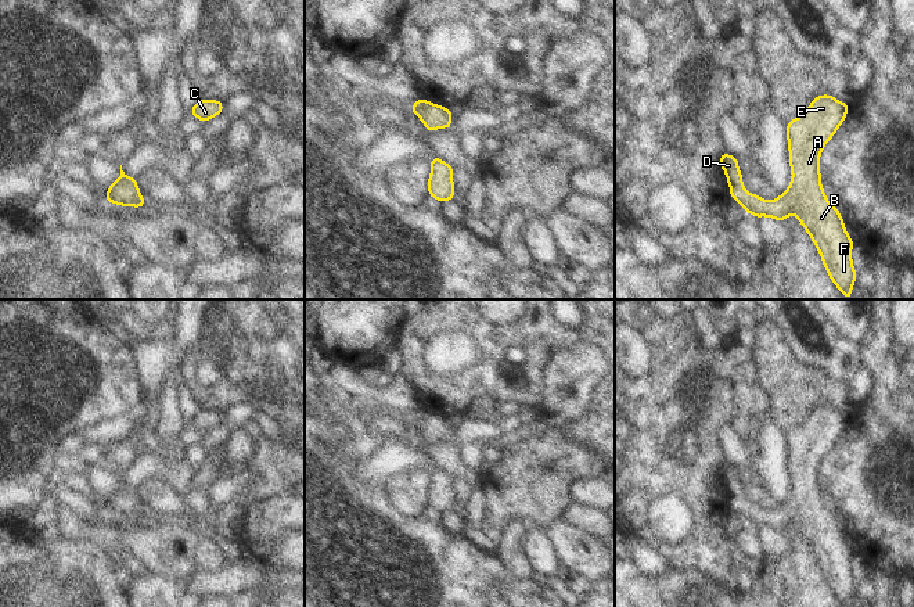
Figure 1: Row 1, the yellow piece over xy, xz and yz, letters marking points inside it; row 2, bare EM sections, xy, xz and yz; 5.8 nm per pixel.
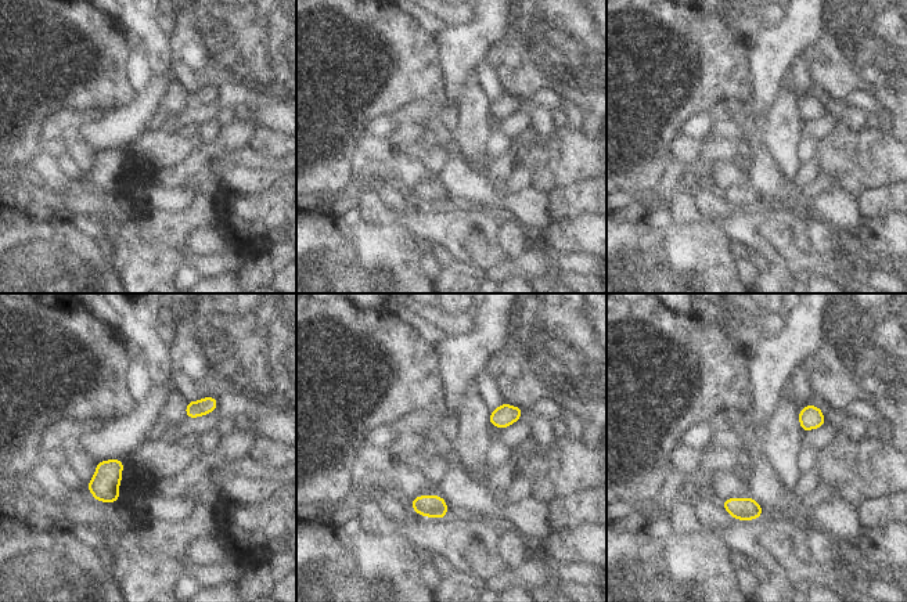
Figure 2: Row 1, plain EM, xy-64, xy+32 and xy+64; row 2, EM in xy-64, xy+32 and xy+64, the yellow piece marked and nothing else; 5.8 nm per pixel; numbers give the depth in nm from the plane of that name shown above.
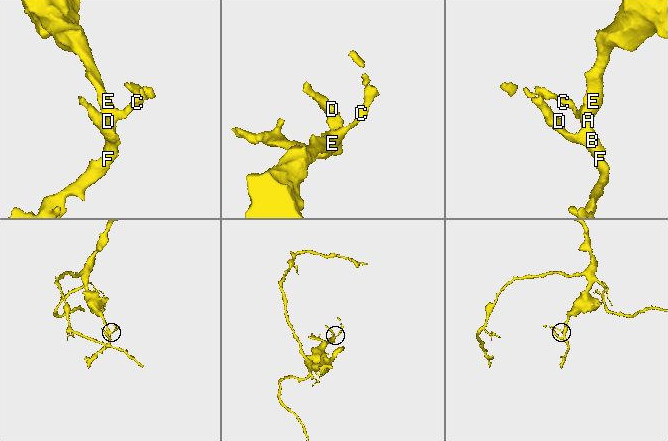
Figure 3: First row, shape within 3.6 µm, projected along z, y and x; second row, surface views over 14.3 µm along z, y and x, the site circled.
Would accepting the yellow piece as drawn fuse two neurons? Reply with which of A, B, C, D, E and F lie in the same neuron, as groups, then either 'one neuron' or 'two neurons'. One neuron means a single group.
groups A B C D E F; one neuron

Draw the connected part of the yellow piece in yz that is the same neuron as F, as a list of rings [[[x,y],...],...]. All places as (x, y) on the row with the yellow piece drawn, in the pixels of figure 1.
[[[830,94],[816,96],[809,108],[787,123],[789,187],[777,198],[766,201],[745,190],[738,158],[723,152],[719,164],[726,173],[731,200],[755,218],[767,216],[784,222],[795,215],[814,243],[823,265],[846,299],[857,274],[852,249],[854,241],[845,229],[841,212],[827,200],[821,186],[820,155],[843,123],[849,105]]]

